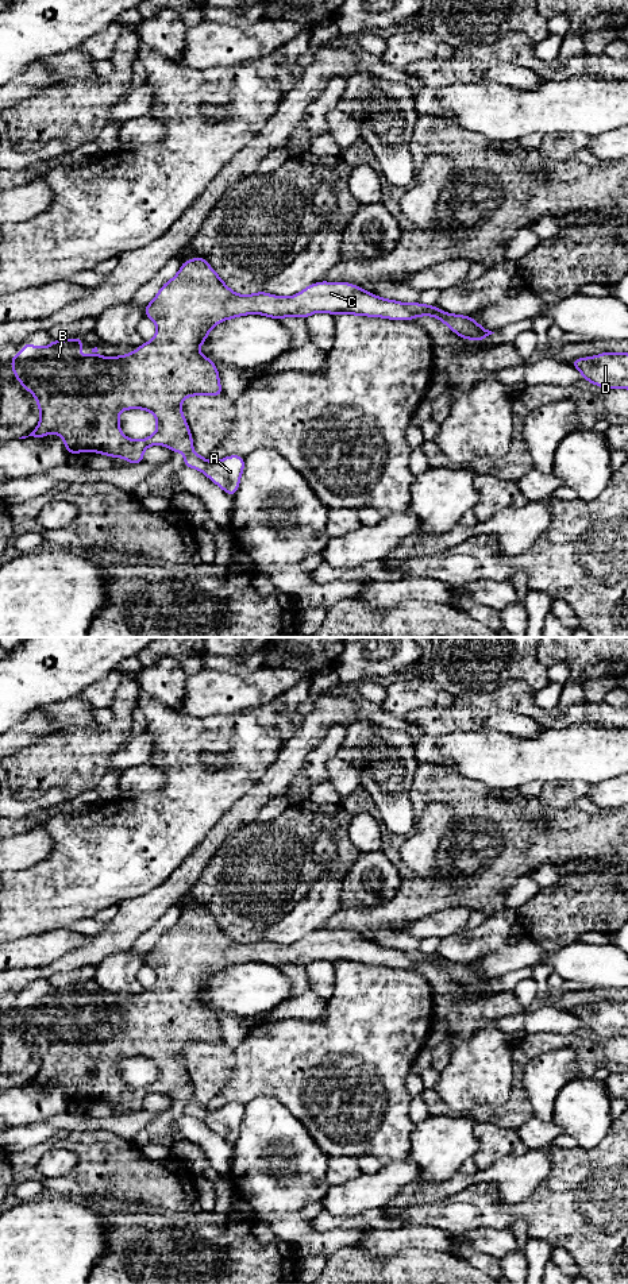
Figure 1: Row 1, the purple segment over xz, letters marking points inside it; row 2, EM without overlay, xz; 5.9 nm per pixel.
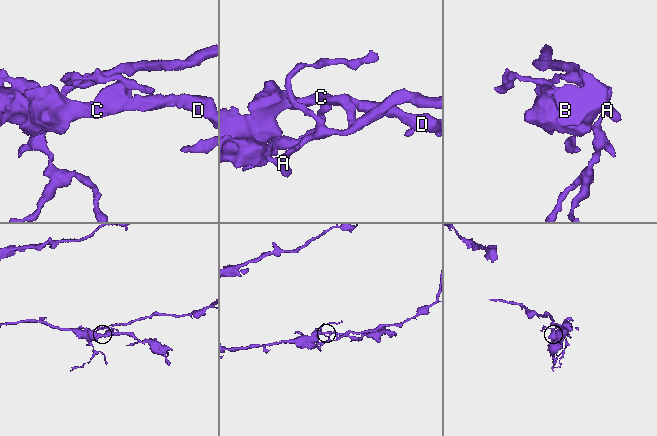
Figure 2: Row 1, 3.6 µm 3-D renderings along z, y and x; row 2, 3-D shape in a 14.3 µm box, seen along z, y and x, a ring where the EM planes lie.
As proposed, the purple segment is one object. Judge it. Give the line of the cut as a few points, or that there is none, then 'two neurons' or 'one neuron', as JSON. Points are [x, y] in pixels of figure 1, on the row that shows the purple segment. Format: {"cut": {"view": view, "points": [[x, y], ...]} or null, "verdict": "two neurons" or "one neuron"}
{"cut": {"view": "xz", "points": [[192, 450], [185, 454]]}, "verdict": "two neurons"}

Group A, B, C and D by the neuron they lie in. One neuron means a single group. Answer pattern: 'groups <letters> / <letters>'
groups A / B C D

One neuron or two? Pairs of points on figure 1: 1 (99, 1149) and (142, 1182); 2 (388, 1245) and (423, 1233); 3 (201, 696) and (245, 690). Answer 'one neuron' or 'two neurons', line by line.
1: one neuron
2: one neuron
3: one neuron

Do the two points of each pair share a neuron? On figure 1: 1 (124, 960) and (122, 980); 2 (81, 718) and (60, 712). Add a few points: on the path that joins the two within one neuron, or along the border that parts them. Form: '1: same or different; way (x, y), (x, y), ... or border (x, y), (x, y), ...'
1: same; way (123, 966), (122, 975)
2: same; way (76, 713), (65, 713)

